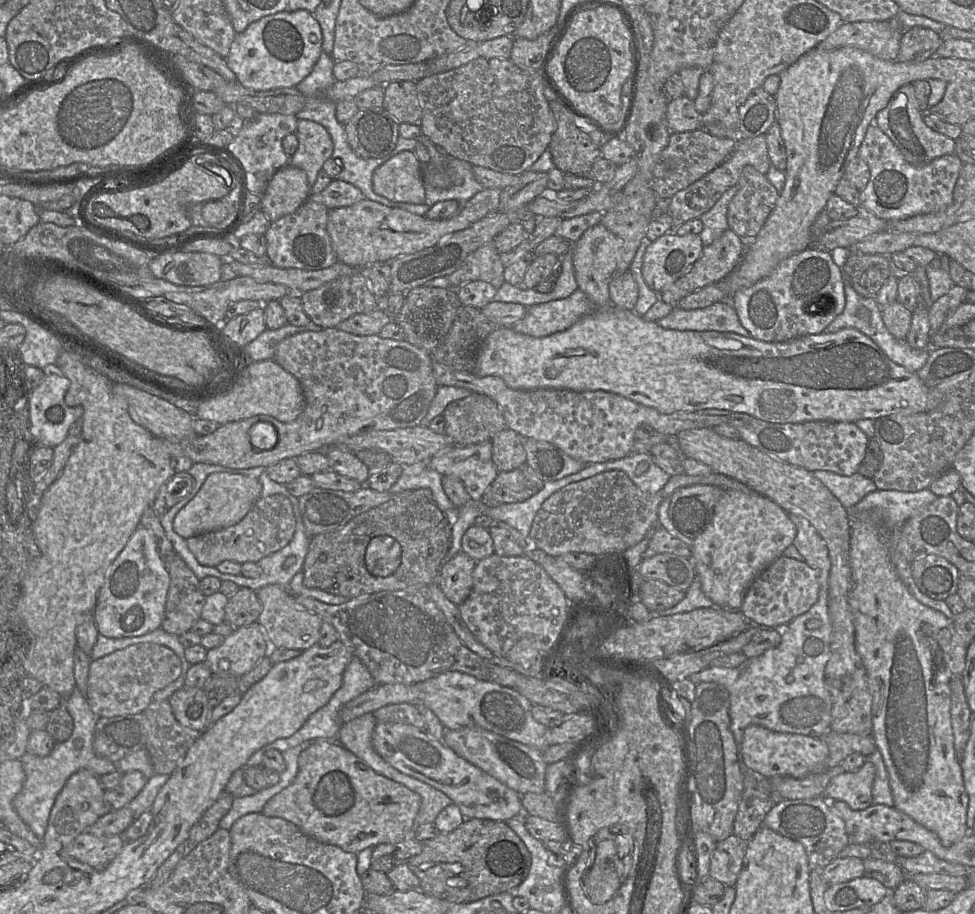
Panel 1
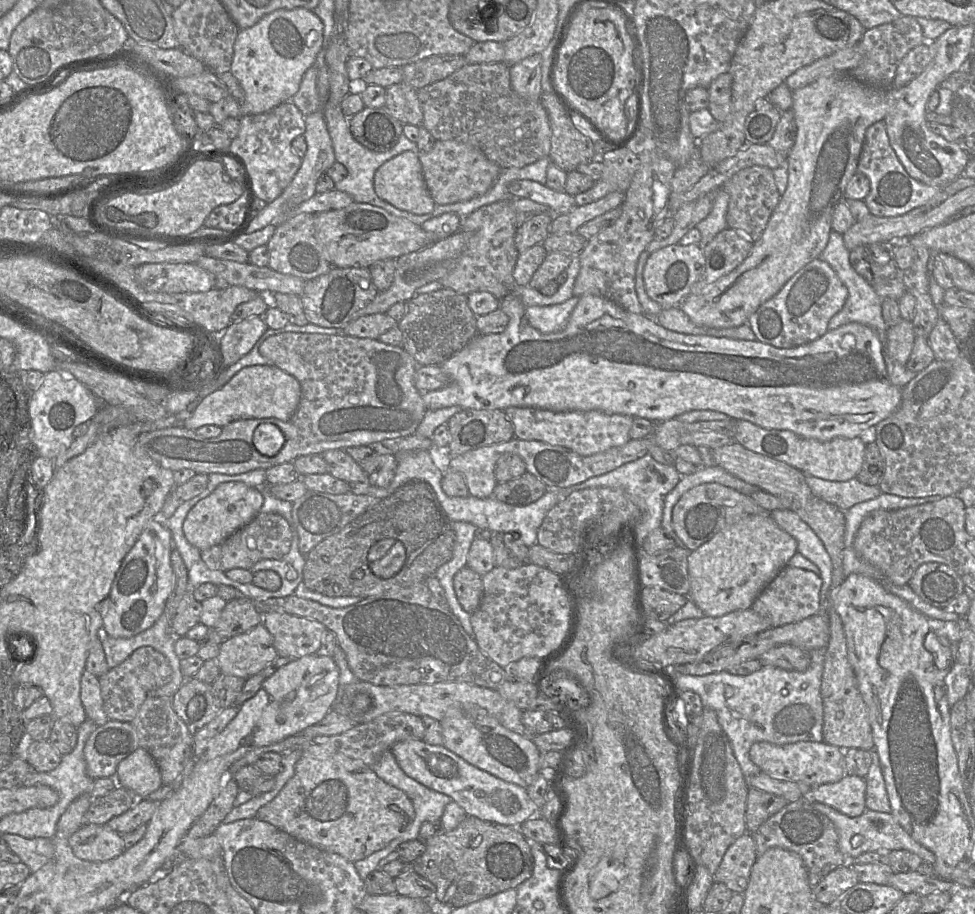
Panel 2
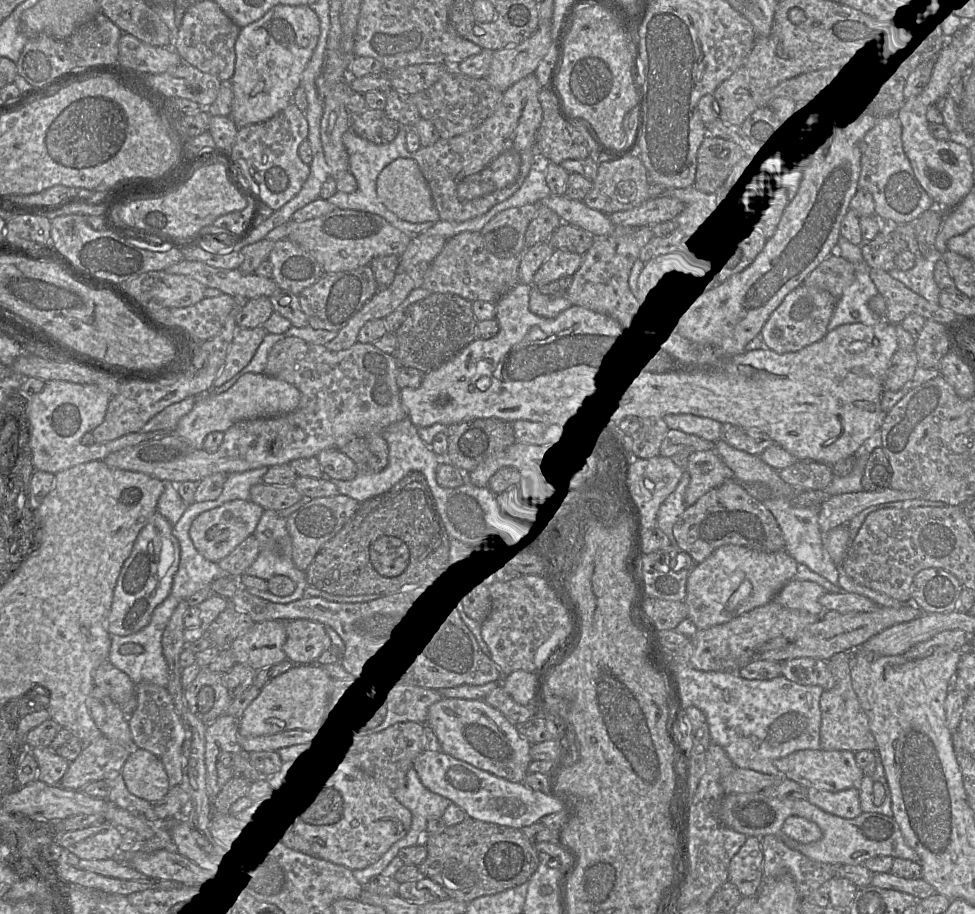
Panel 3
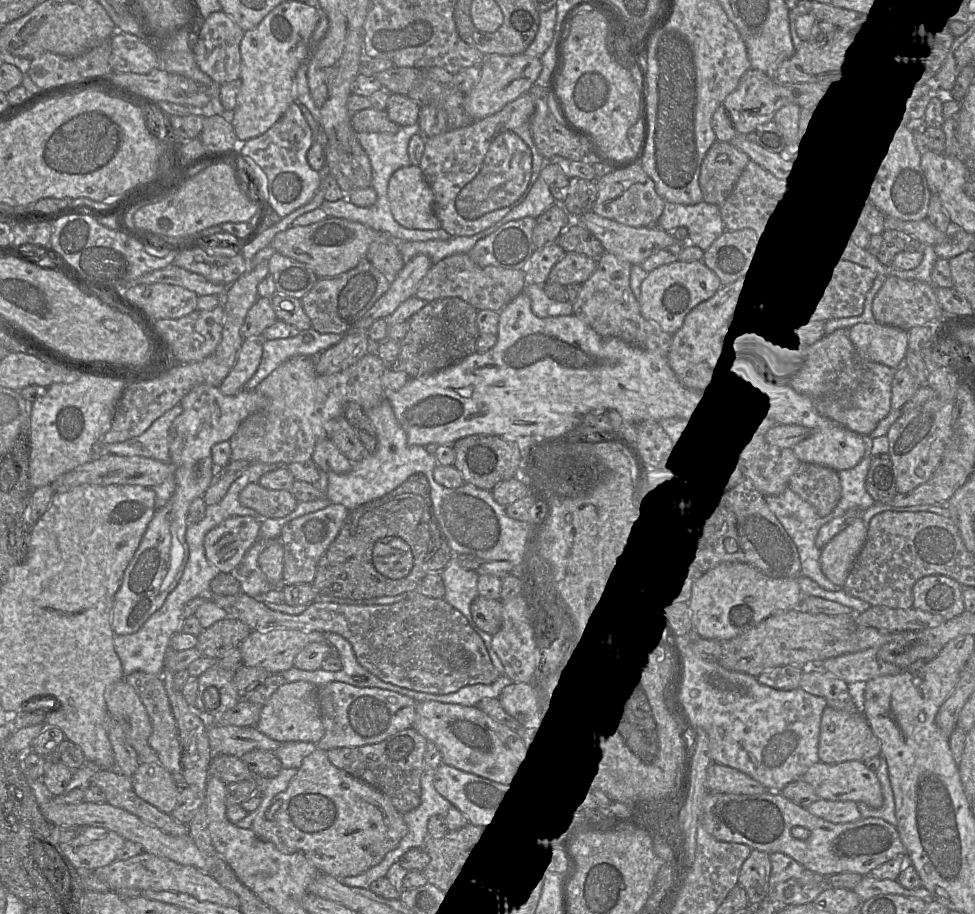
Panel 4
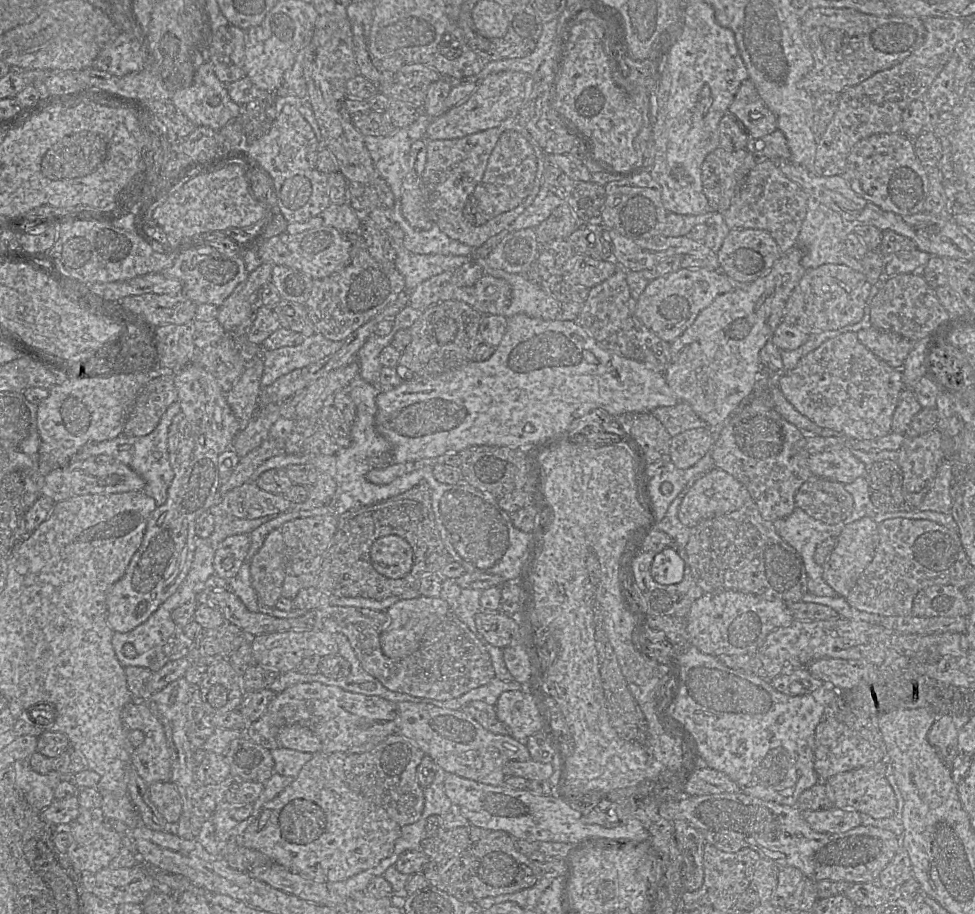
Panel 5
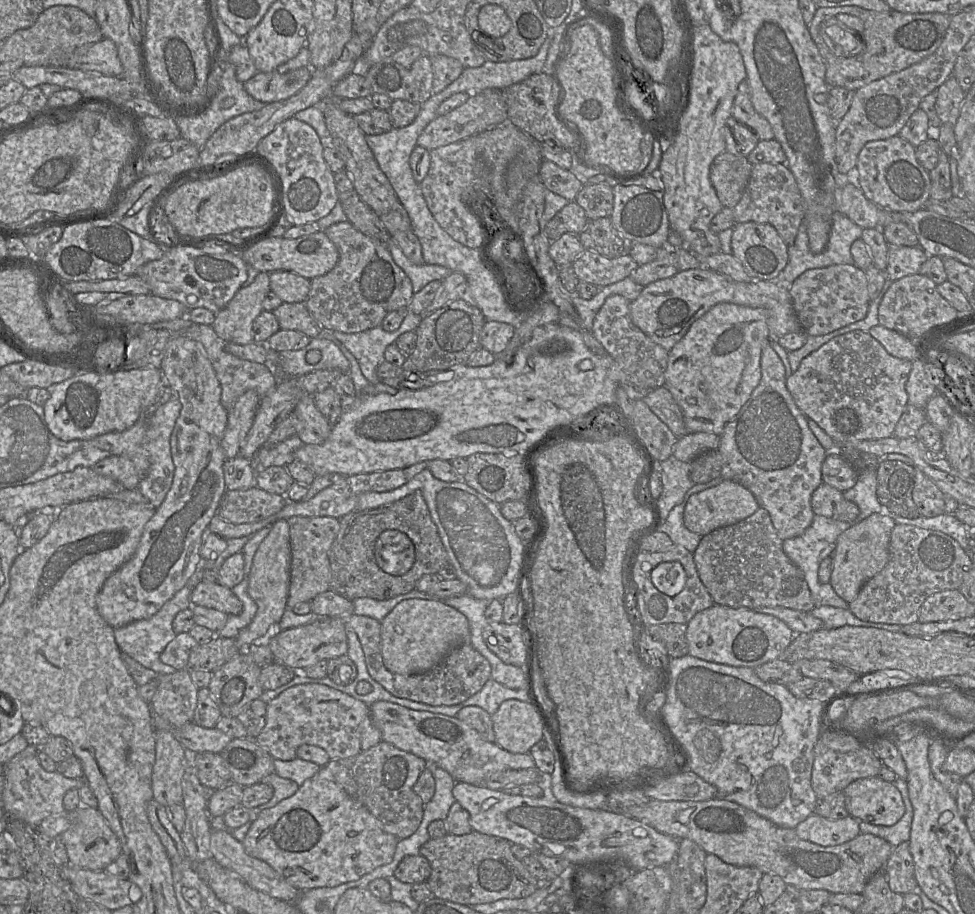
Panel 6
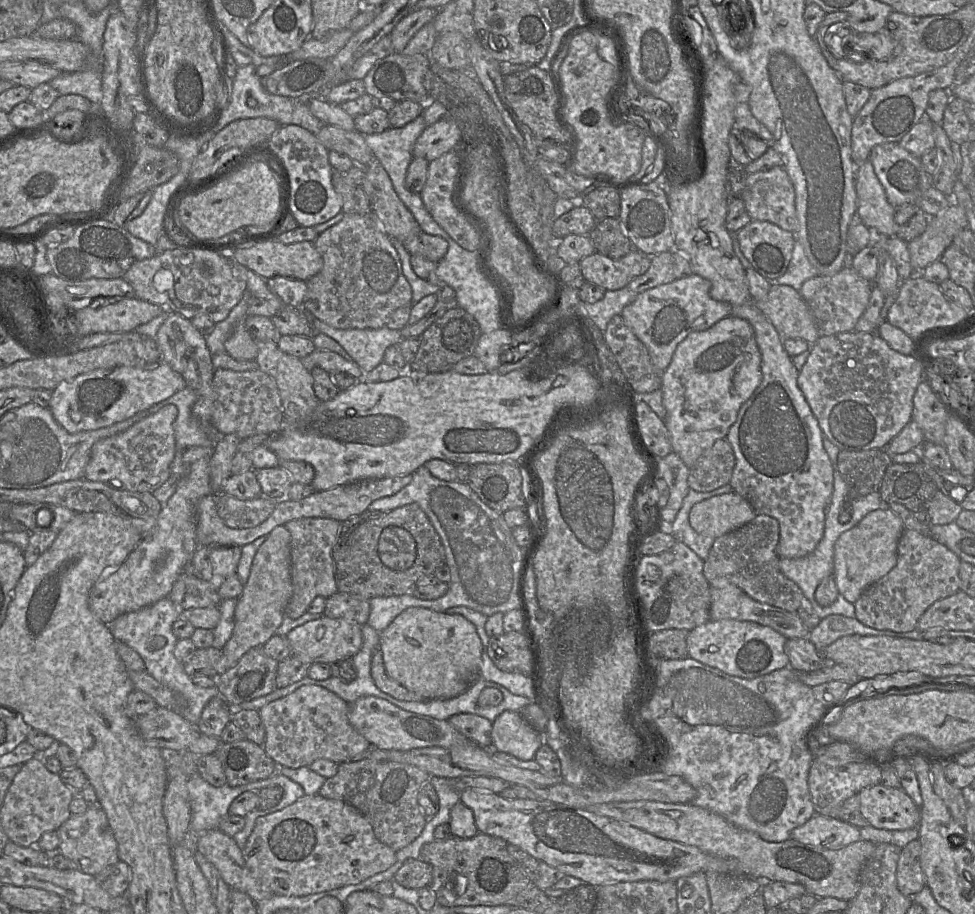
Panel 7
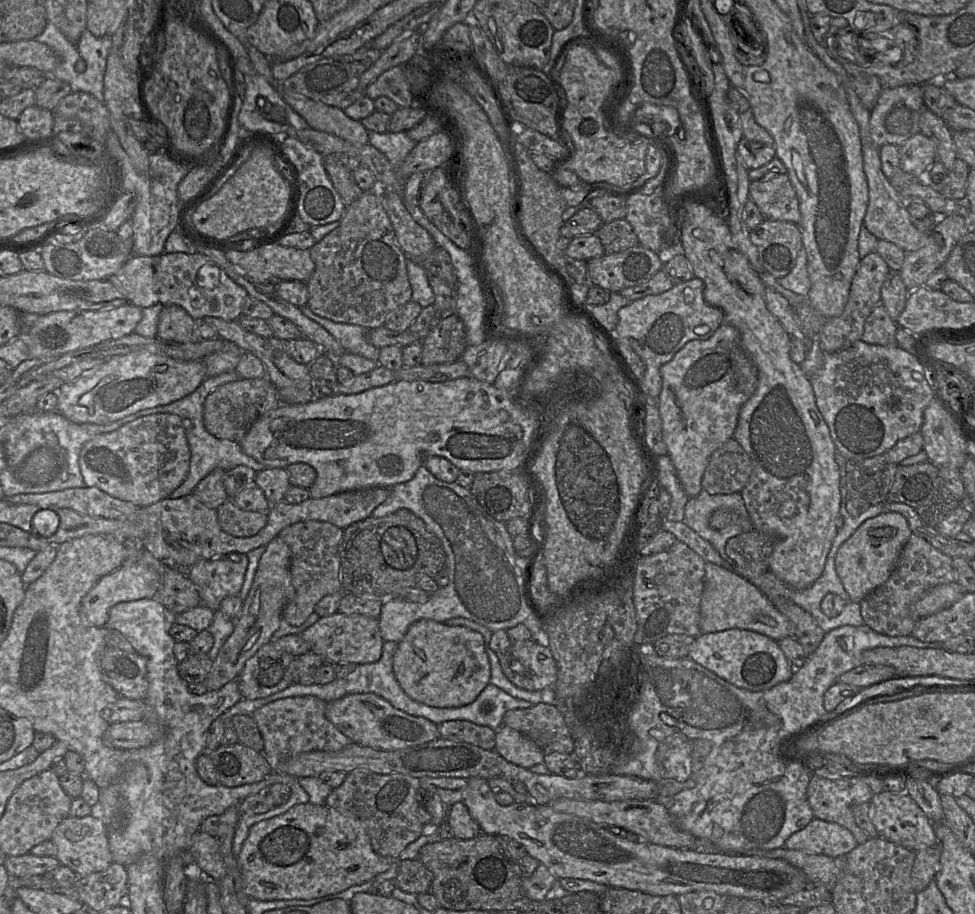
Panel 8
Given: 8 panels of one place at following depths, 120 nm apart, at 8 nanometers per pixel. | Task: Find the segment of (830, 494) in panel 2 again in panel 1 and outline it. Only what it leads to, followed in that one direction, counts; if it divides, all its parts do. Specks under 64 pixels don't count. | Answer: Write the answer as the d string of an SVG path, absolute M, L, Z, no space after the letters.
M811 471L846 509L852 509L869 493L876 491L874 481L859 472L851 476L842 476L830 471Z

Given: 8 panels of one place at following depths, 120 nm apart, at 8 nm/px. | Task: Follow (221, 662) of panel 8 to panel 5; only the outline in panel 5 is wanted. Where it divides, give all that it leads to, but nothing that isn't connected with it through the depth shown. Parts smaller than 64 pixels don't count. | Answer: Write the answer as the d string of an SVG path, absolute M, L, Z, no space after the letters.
M280 529L268 534L250 562L252 586L263 610L272 610L282 596L285 579L285 542Z

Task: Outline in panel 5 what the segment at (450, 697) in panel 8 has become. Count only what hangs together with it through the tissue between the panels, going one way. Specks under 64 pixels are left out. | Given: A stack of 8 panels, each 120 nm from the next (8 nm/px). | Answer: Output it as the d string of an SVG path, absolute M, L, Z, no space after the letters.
M419 596L396 602L387 609L387 625L380 637L383 653L392 659L409 656L418 649L427 629L450 612L448 603L441 597Z

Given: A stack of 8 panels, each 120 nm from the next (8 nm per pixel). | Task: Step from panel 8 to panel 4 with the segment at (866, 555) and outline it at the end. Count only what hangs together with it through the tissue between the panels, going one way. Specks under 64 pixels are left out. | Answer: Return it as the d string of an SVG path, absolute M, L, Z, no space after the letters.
M861 518L854 519L821 550L819 562L823 574L843 587L867 538L868 527Z

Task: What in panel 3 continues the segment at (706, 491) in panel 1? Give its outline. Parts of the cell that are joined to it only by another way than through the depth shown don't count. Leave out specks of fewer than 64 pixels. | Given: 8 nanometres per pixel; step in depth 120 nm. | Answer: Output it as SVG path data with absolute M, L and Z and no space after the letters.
M735 479L711 489L693 505L687 506L673 526L673 535L680 549L688 553L695 564L702 563L724 545L743 546L761 552L786 549L784 535L773 514Z

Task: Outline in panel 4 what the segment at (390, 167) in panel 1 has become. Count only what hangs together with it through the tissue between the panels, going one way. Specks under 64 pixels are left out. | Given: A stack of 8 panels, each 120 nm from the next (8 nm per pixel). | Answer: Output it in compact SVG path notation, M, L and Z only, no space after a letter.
M416 165L396 170L388 183L387 197L394 219L403 227L436 230L441 223L434 213L434 194Z

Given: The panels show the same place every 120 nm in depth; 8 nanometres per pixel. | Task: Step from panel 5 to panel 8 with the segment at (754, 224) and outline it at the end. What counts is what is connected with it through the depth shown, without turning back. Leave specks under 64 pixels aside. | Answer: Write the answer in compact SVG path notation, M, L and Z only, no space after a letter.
M780 174L767 181L751 181L749 198L765 219L800 224L799 201L787 174Z

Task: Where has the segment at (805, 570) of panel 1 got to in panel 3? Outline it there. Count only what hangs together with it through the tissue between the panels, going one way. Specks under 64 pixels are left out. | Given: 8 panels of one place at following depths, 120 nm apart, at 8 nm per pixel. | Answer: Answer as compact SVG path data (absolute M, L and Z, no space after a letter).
M793 579L778 592L774 601L788 609L818 616L824 611L819 598L825 593L826 590L815 582Z

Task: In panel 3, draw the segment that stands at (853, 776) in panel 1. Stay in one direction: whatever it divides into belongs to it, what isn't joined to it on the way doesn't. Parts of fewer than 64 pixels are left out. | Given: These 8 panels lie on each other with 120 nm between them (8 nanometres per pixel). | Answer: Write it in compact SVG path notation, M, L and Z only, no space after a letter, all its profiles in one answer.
M858 787L837 792L808 789L807 800L825 812L841 818L854 819L862 813Z

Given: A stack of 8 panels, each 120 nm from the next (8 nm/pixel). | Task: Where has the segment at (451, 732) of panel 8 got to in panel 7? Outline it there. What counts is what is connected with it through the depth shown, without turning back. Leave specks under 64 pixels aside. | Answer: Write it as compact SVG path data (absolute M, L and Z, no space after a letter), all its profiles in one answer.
M460 713L451 716L449 723L472 743L483 749L492 747L492 722L476 714Z

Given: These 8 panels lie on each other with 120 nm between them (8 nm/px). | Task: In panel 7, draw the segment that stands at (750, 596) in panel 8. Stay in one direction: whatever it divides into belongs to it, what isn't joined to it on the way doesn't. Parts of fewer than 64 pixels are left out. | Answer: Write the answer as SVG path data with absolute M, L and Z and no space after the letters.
M716 577L709 583L711 592L710 620L734 619L752 621L776 630L787 639L807 638L809 636L810 630L805 627L797 615L782 608L754 600L723 577Z

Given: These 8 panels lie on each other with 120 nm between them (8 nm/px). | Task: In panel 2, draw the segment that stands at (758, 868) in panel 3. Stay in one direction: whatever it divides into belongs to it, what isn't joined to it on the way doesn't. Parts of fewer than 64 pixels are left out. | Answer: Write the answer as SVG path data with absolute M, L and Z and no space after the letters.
M746 832L726 850L712 876L713 881L725 884L734 893L743 893L757 857L754 838L751 833Z

